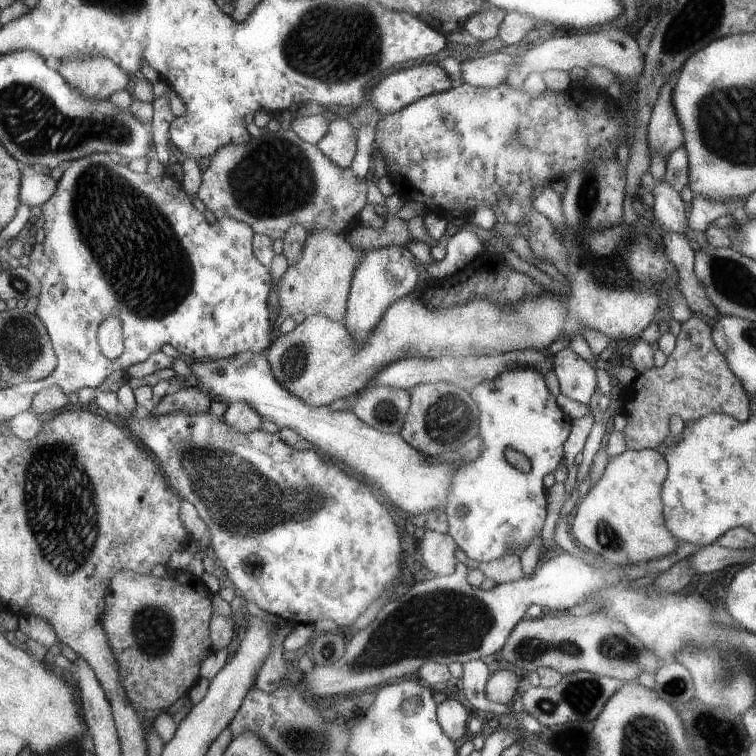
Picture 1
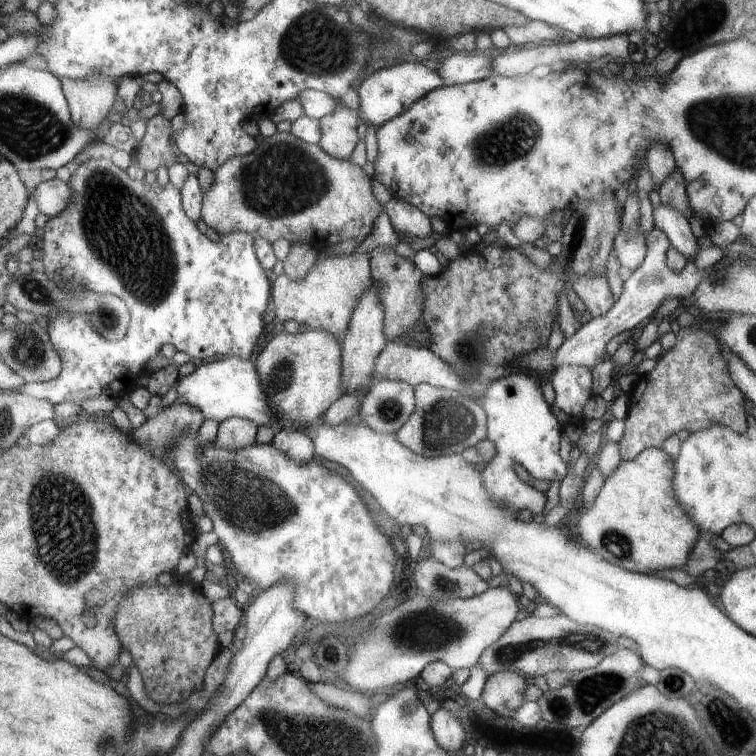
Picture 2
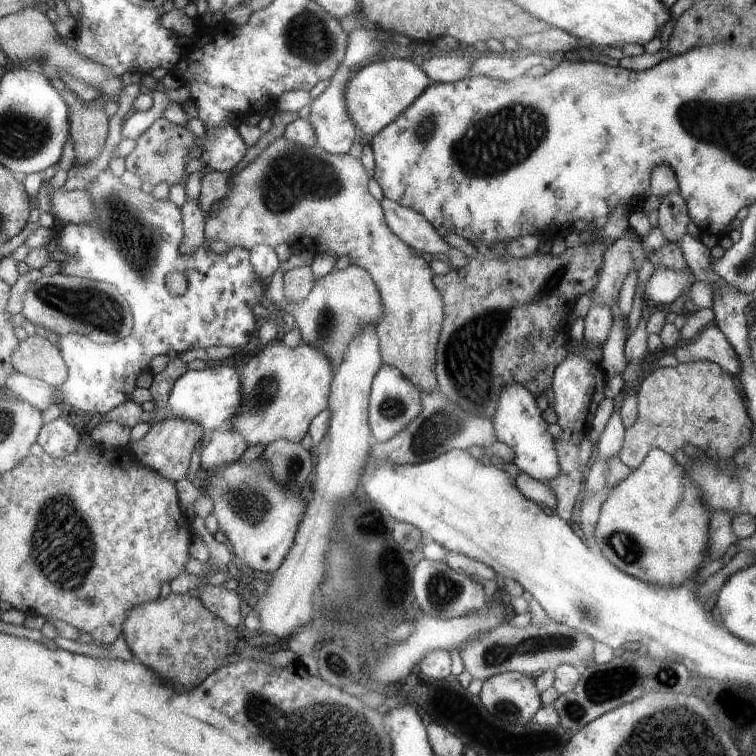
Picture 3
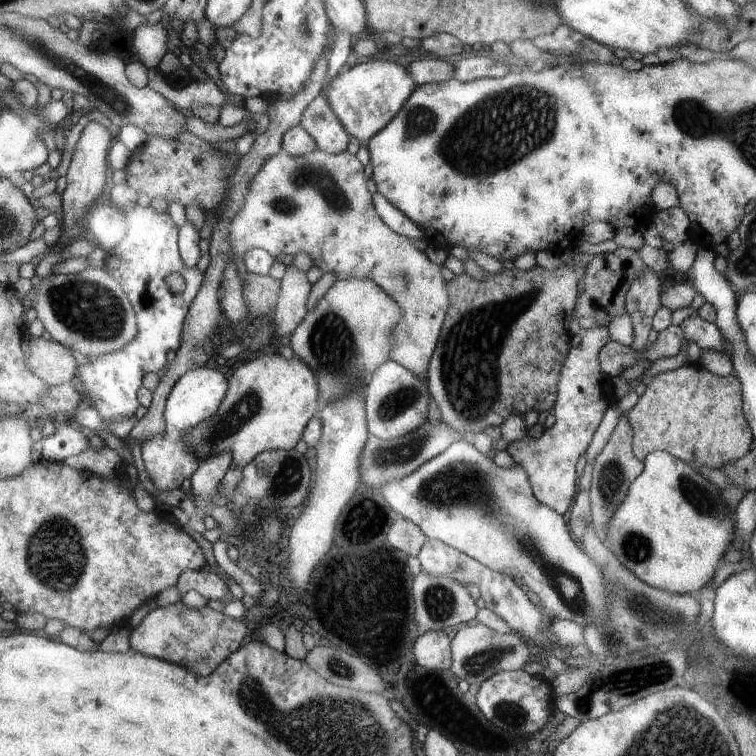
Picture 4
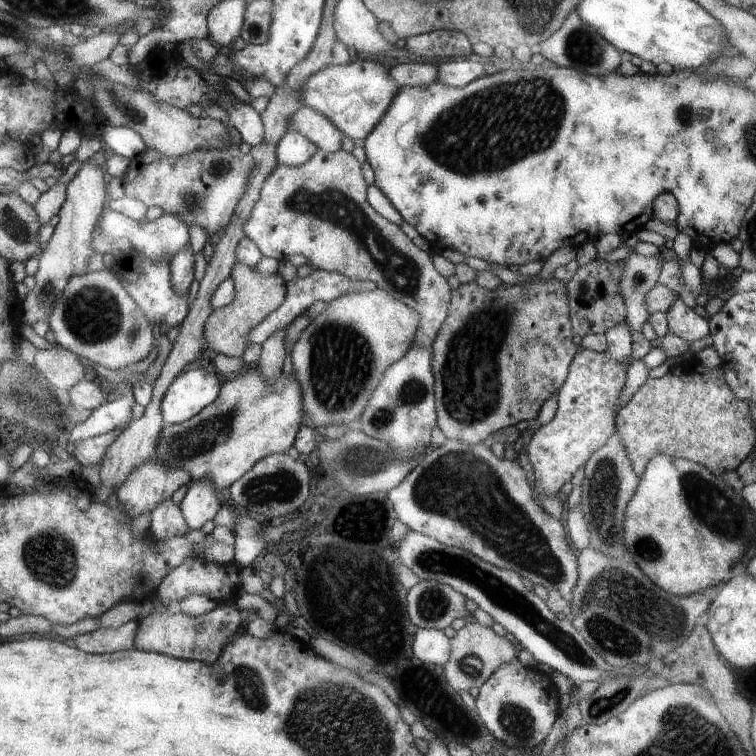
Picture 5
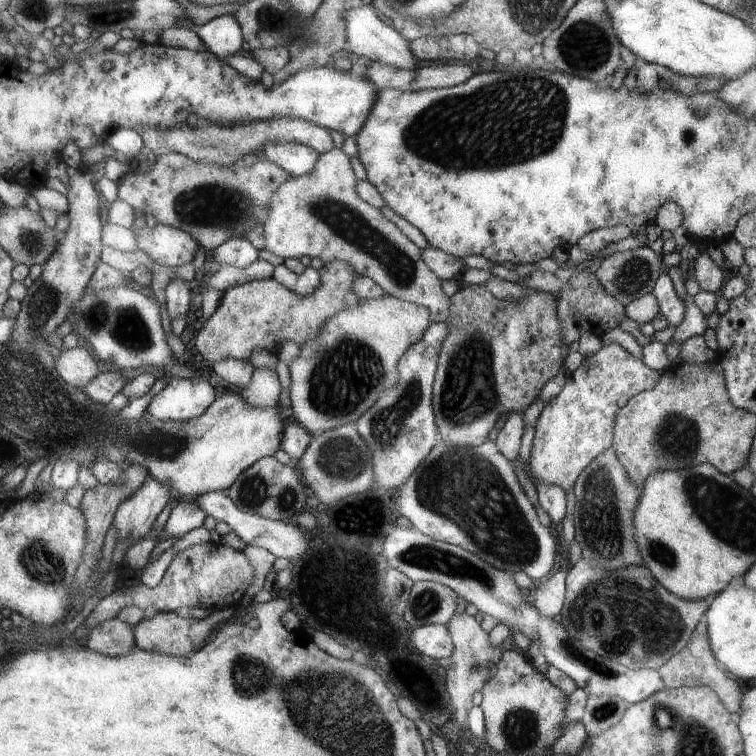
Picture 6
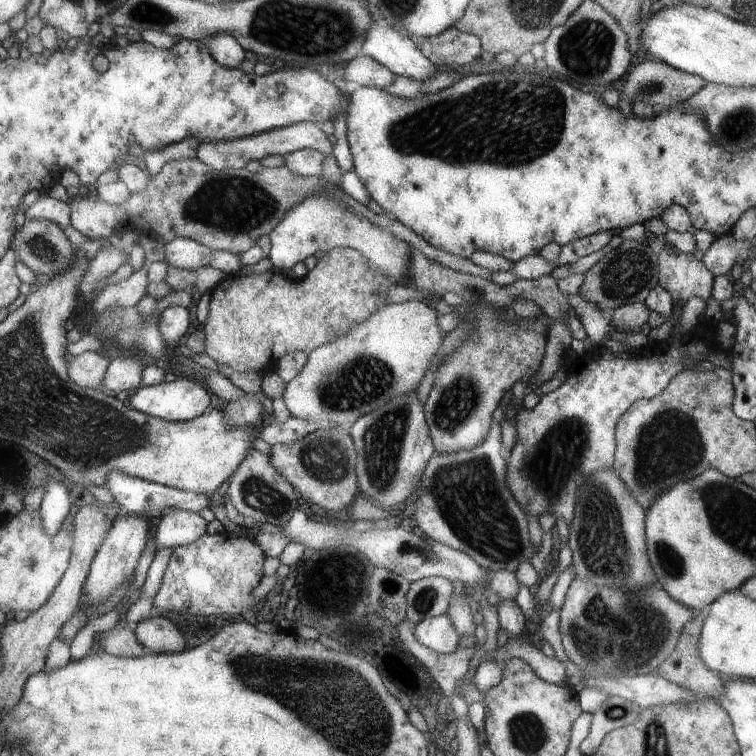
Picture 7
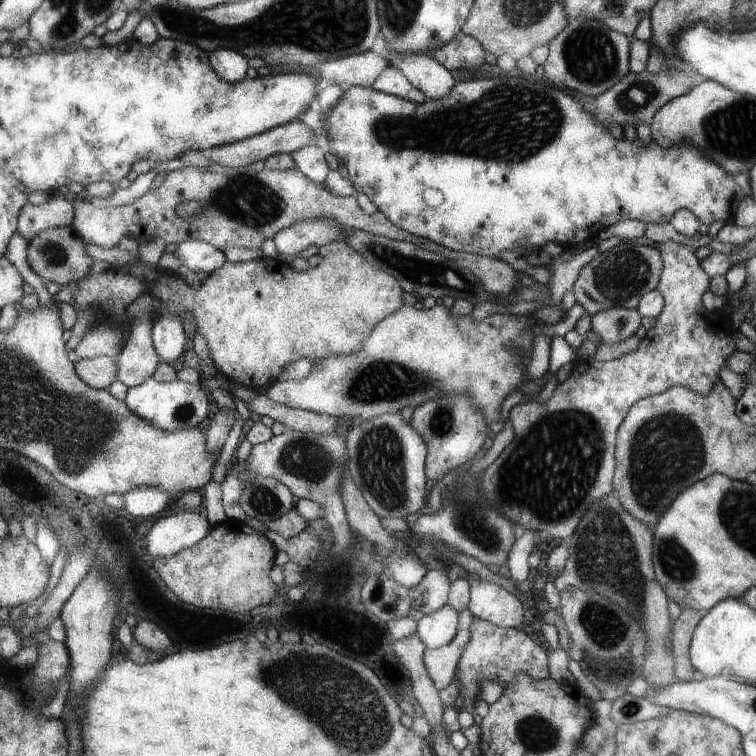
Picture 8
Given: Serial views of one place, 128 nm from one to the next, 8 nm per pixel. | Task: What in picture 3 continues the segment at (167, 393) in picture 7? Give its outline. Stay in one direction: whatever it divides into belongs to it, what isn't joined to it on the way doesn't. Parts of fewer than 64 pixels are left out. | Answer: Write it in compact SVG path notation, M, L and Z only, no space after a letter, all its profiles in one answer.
M230 361L207 364L203 370L186 371L171 388L168 405L177 419L191 420L211 433L238 414L242 404L242 378Z

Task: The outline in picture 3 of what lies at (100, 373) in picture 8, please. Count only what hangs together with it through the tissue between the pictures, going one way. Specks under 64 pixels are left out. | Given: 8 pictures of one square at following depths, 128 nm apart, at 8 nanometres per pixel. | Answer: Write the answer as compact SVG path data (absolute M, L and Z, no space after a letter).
M27 336L14 351L11 361L17 372L49 385L64 384L68 378L66 358L58 344L53 344L49 338Z

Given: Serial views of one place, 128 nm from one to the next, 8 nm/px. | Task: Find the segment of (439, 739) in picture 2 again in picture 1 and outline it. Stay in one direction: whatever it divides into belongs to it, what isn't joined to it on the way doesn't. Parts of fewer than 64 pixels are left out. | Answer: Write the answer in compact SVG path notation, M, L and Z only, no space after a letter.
M451 698L437 706L437 721L443 733L450 740L463 740L467 737L468 717L465 708Z

